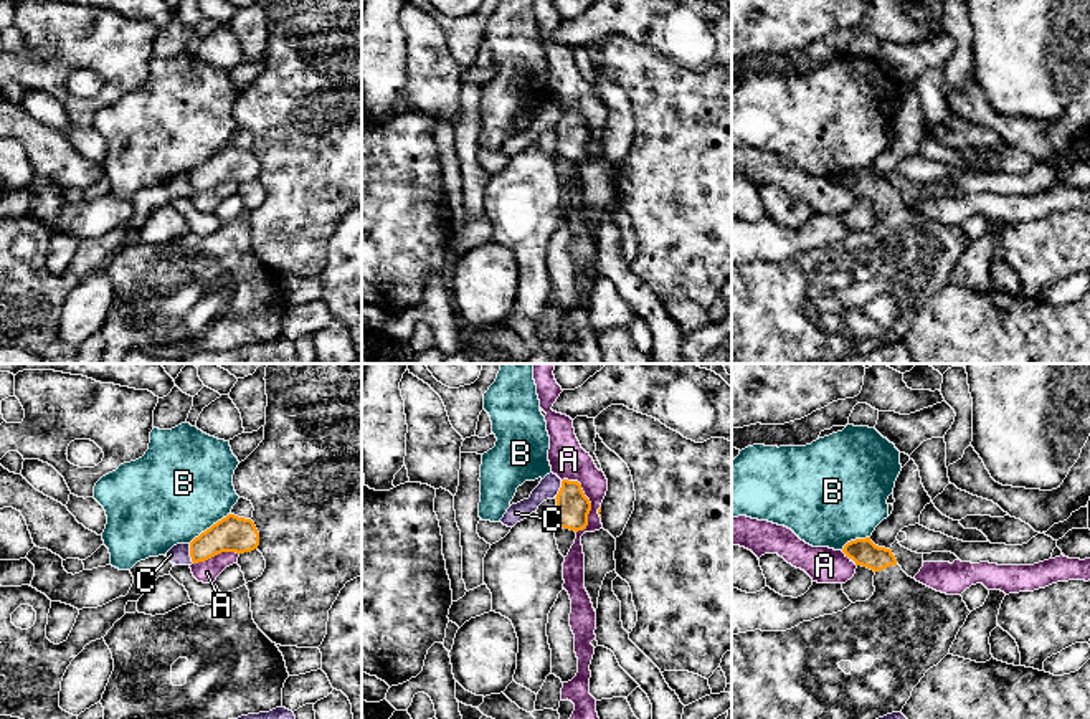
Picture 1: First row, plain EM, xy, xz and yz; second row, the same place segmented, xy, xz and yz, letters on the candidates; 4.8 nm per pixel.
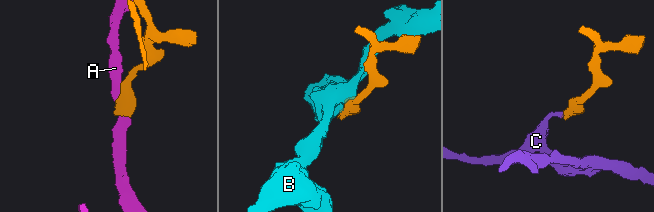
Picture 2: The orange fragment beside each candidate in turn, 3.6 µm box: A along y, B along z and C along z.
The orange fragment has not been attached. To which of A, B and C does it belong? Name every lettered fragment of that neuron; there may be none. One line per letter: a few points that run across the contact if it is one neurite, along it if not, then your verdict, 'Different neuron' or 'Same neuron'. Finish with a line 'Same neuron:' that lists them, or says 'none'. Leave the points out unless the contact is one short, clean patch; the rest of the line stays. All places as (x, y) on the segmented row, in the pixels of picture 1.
A: Different neuron
B: Different neuron
C: Line: xy (189, 544), (189, 554), (194, 562). Different neuron
Same neuron: none

